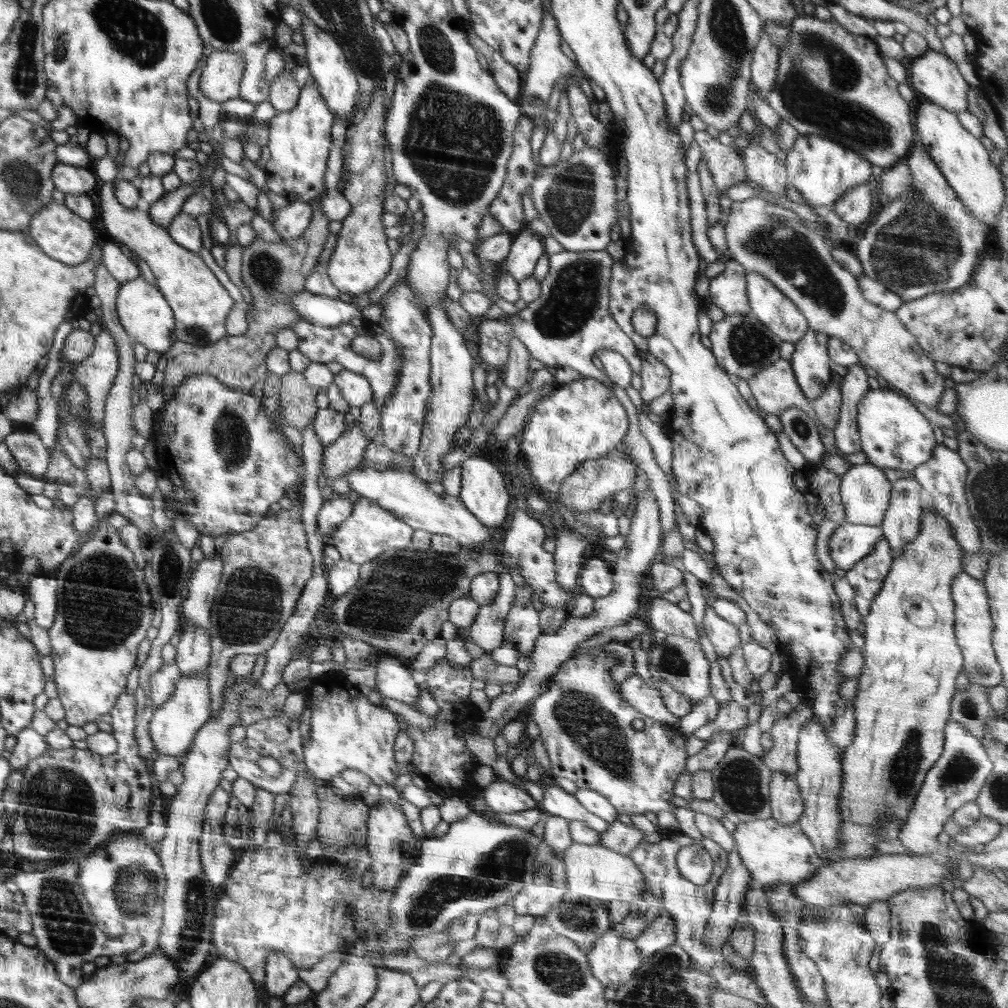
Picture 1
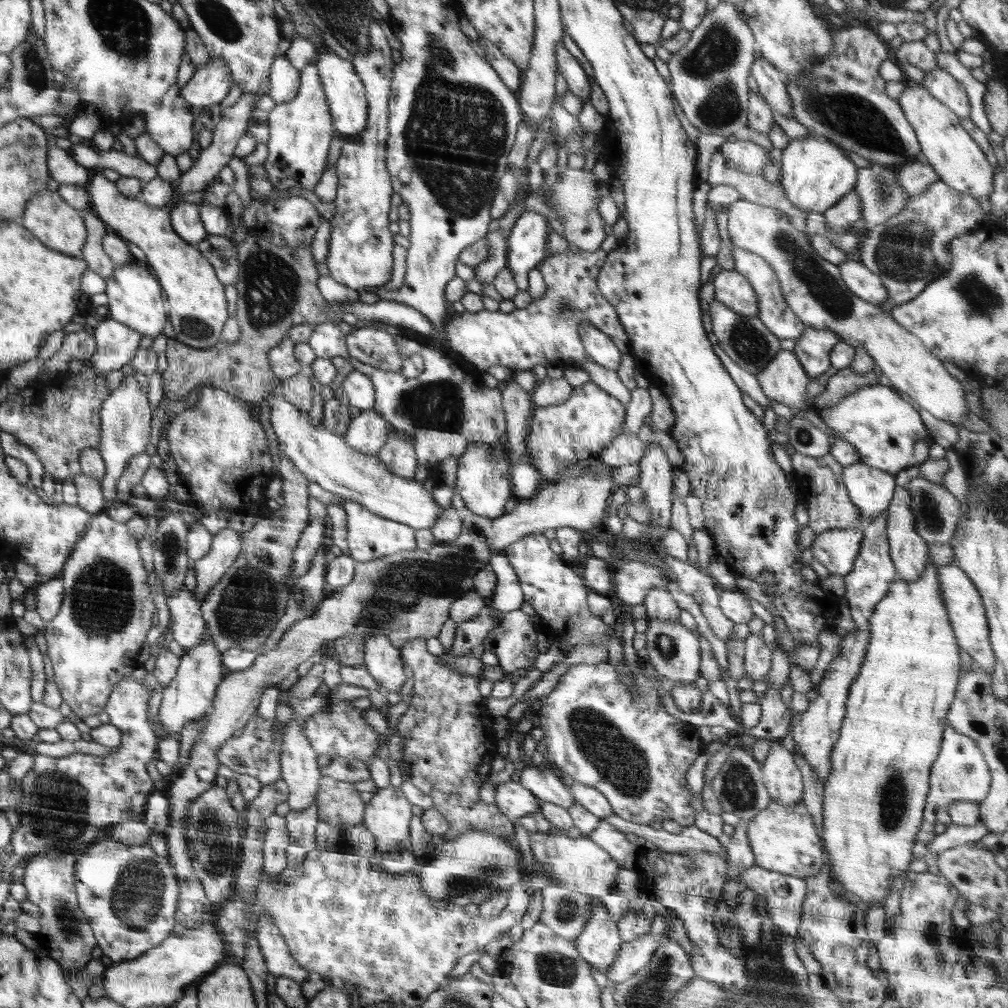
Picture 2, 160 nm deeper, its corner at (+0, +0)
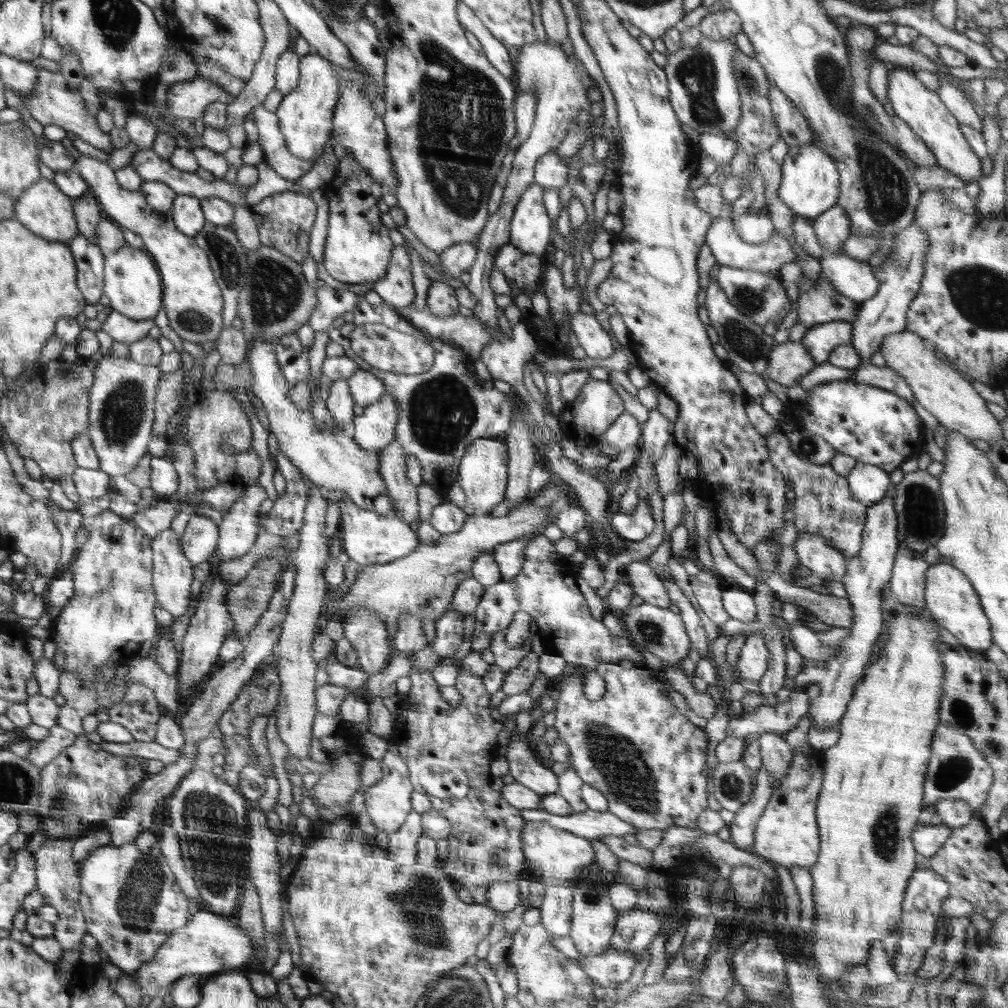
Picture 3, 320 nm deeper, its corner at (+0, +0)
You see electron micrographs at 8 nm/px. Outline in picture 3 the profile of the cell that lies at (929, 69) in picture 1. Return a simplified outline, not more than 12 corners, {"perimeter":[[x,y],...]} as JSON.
{"perimeter":[[939,77],[935,93],[959,123],[982,131],[962,91]]}

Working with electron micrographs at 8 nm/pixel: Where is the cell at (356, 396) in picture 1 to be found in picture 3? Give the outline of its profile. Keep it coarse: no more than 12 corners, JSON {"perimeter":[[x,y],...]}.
{"perimeter":[[359,368],[347,381],[354,402],[378,402],[384,383]]}

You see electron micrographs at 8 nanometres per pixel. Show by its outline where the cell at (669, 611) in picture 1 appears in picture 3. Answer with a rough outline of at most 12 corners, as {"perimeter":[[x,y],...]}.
{"perimeter":[[645,562],[621,573],[644,602],[668,609],[667,588]]}

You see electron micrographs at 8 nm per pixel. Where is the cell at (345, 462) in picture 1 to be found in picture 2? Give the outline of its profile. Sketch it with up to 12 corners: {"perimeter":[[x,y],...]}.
{"perimeter":[[374,408],[351,419],[342,440],[374,456],[390,426]]}

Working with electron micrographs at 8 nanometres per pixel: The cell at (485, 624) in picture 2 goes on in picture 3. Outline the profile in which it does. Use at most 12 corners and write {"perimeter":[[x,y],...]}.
{"perimeter":[[543,534],[521,572],[488,586],[474,633],[505,629],[518,611],[570,664],[643,652],[592,617],[571,560]]}

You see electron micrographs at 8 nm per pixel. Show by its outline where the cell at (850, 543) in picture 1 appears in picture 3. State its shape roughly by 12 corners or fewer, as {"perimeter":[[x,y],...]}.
{"perimeter":[[823,536],[793,542],[800,565],[823,580],[841,581],[848,559]]}

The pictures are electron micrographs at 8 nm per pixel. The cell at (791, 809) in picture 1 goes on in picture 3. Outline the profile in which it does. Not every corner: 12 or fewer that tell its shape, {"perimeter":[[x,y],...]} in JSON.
{"perimeter":[[781,734],[757,738],[765,769],[780,784],[793,759]]}

